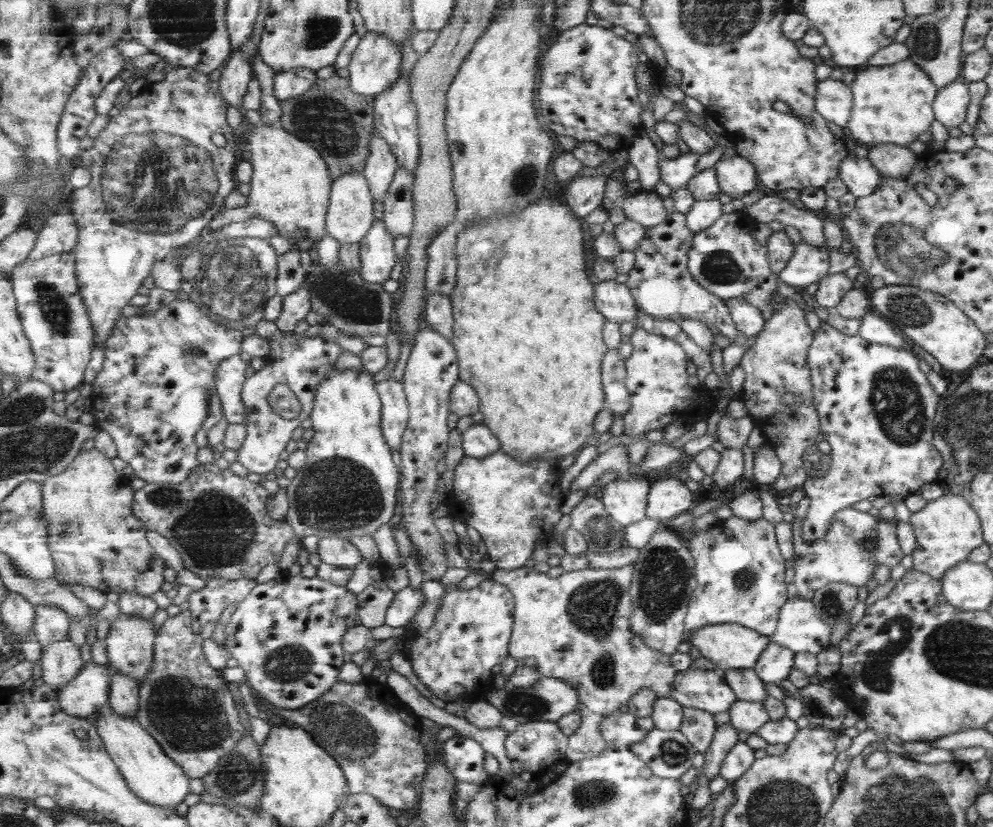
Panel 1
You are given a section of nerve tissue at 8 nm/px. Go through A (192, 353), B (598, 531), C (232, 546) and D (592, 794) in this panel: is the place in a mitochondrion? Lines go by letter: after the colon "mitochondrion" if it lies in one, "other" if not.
A: mitochondrion
B: mitochondrion
C: mitochondrion
D: mitochondrion

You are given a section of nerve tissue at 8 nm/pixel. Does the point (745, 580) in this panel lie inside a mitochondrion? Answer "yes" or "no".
yes

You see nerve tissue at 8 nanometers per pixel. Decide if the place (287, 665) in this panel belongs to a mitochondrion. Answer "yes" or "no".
yes

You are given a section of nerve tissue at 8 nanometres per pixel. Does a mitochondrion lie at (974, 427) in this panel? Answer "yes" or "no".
yes

